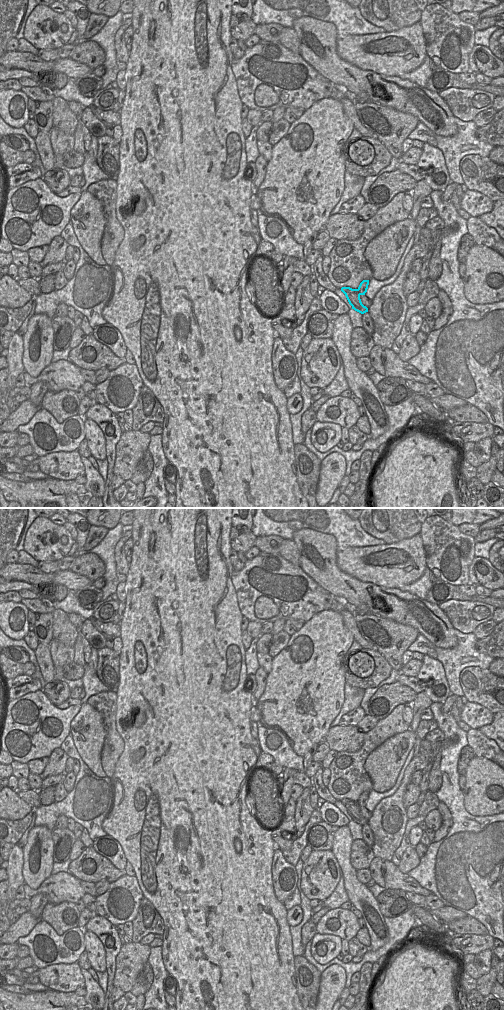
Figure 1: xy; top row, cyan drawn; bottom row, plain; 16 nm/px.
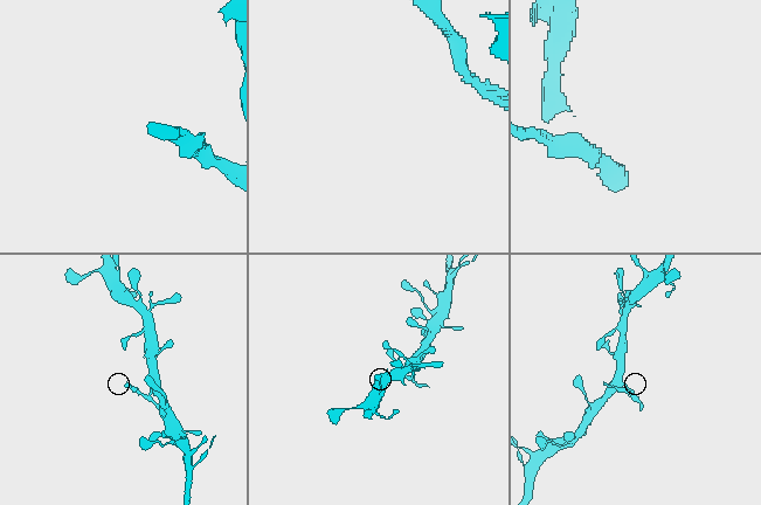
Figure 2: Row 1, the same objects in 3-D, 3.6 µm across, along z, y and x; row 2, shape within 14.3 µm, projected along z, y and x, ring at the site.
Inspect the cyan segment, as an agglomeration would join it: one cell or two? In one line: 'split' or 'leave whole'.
split

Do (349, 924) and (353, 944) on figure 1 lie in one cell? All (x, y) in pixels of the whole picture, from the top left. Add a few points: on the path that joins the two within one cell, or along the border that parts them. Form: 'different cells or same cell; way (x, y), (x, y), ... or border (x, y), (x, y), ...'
different cells; border (354, 936), (348, 941)

